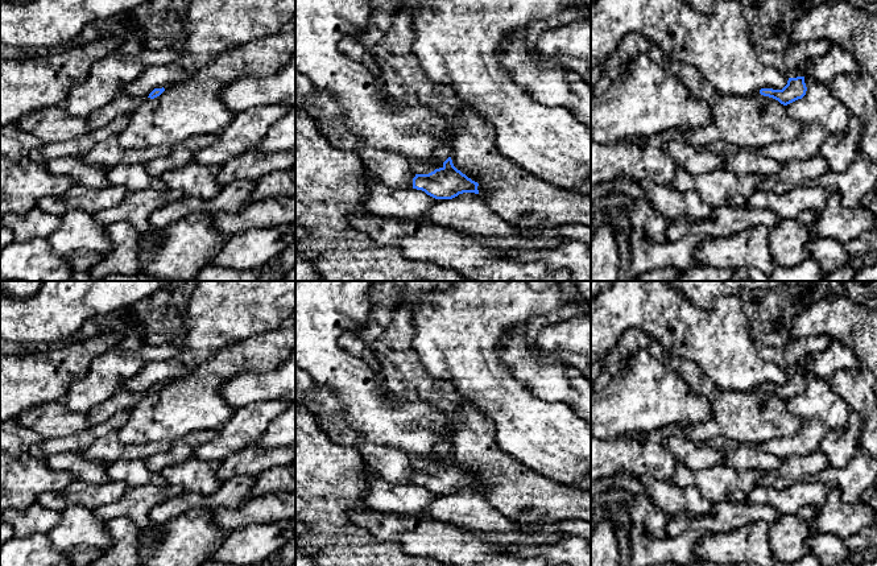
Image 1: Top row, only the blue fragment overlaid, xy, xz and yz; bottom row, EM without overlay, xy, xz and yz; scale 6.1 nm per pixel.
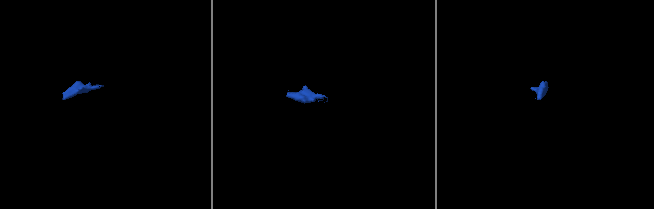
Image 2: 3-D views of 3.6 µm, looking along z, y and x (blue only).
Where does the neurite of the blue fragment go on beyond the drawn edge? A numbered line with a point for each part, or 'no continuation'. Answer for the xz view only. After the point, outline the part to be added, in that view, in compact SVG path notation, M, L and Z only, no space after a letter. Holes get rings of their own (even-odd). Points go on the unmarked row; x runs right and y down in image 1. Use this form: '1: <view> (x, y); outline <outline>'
1: xz (420, 462); outline M417 456L414 459L414 467L415 470L429 470L435 466L435 459L425 458L425 456Z

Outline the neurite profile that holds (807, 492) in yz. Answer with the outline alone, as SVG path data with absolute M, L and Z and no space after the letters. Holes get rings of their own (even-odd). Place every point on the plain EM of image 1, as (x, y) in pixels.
M812 479L802 480L786 489L760 483L748 495L745 503L771 505L778 516L794 515L804 505L811 505L815 509L822 508L831 488L830 484L816 483Z

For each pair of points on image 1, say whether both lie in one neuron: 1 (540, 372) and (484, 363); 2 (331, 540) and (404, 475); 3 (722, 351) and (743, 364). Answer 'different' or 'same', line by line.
1: different
2: different
3: same

